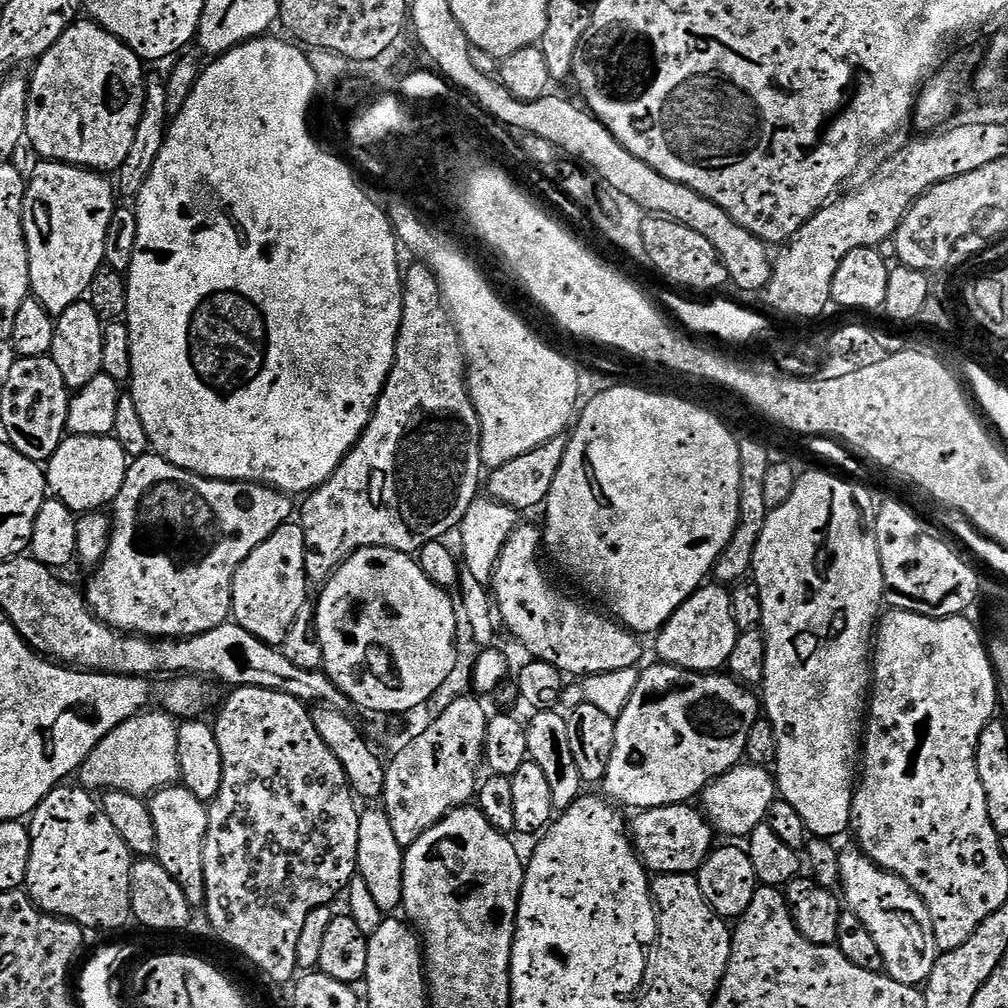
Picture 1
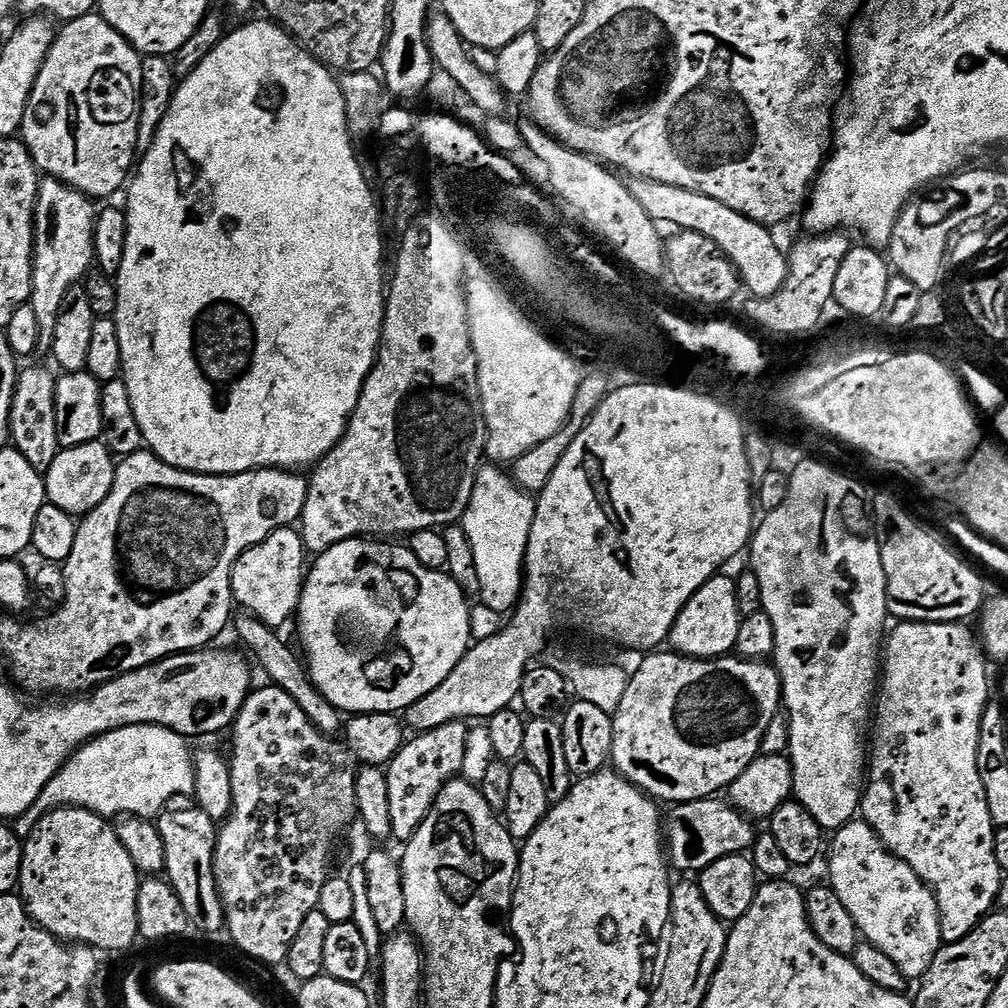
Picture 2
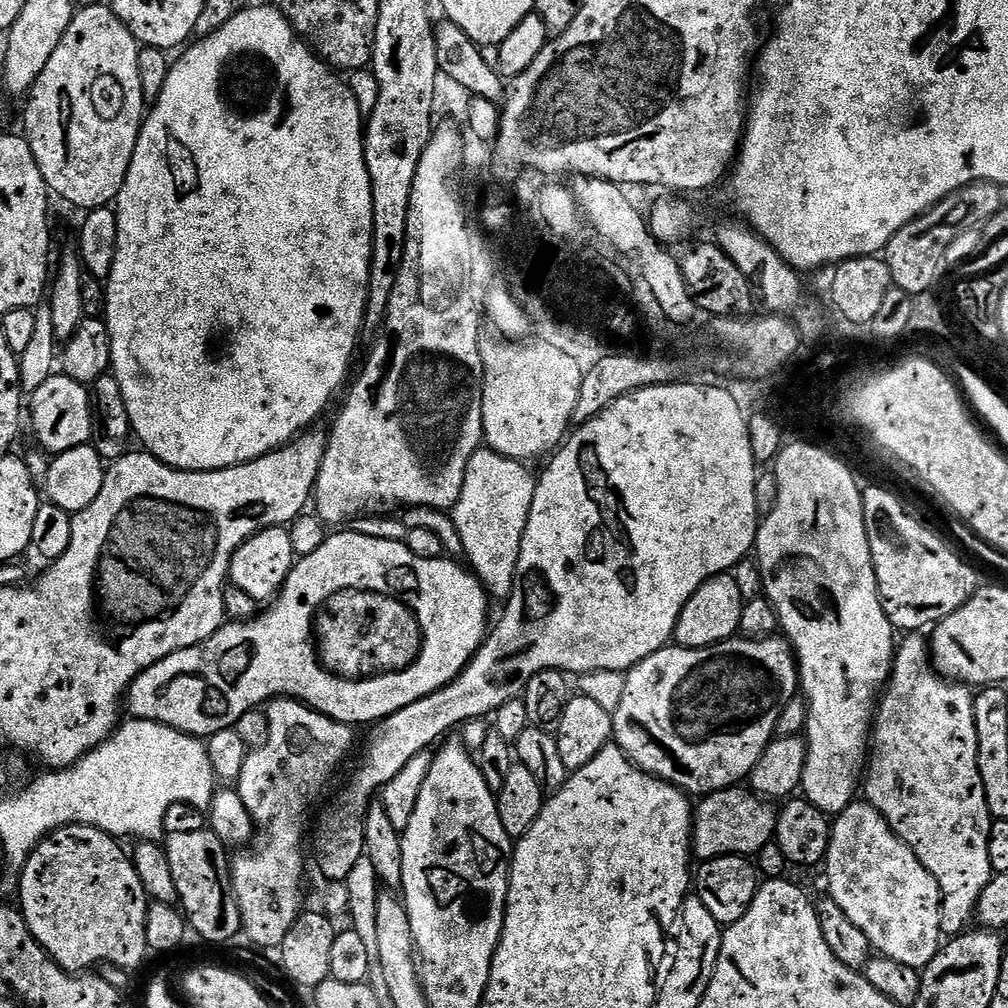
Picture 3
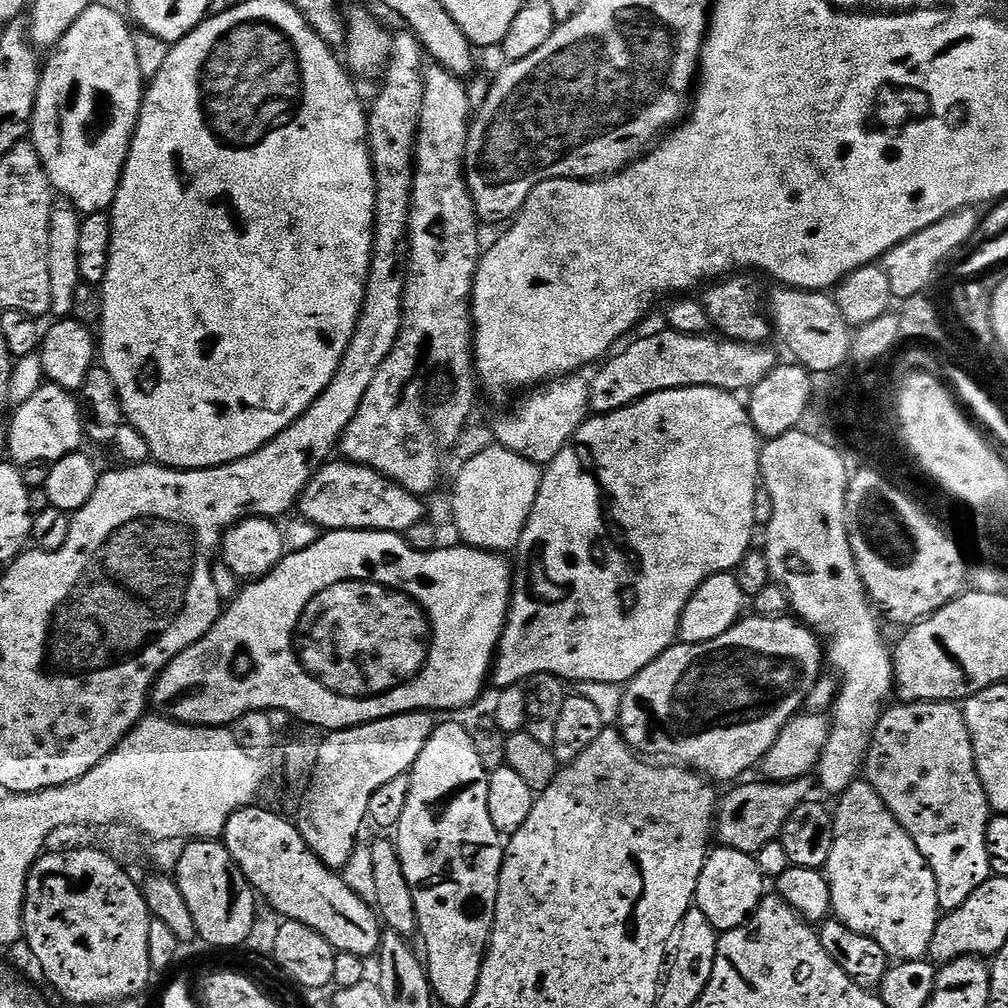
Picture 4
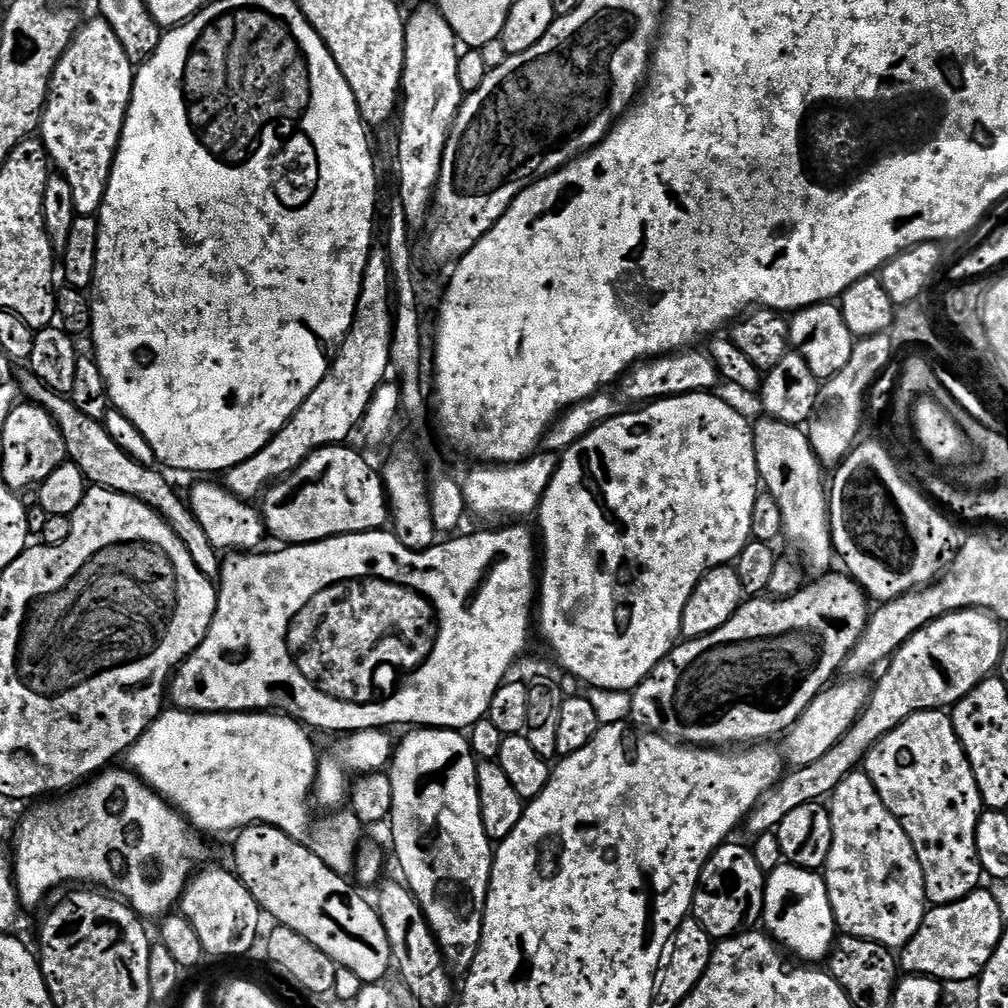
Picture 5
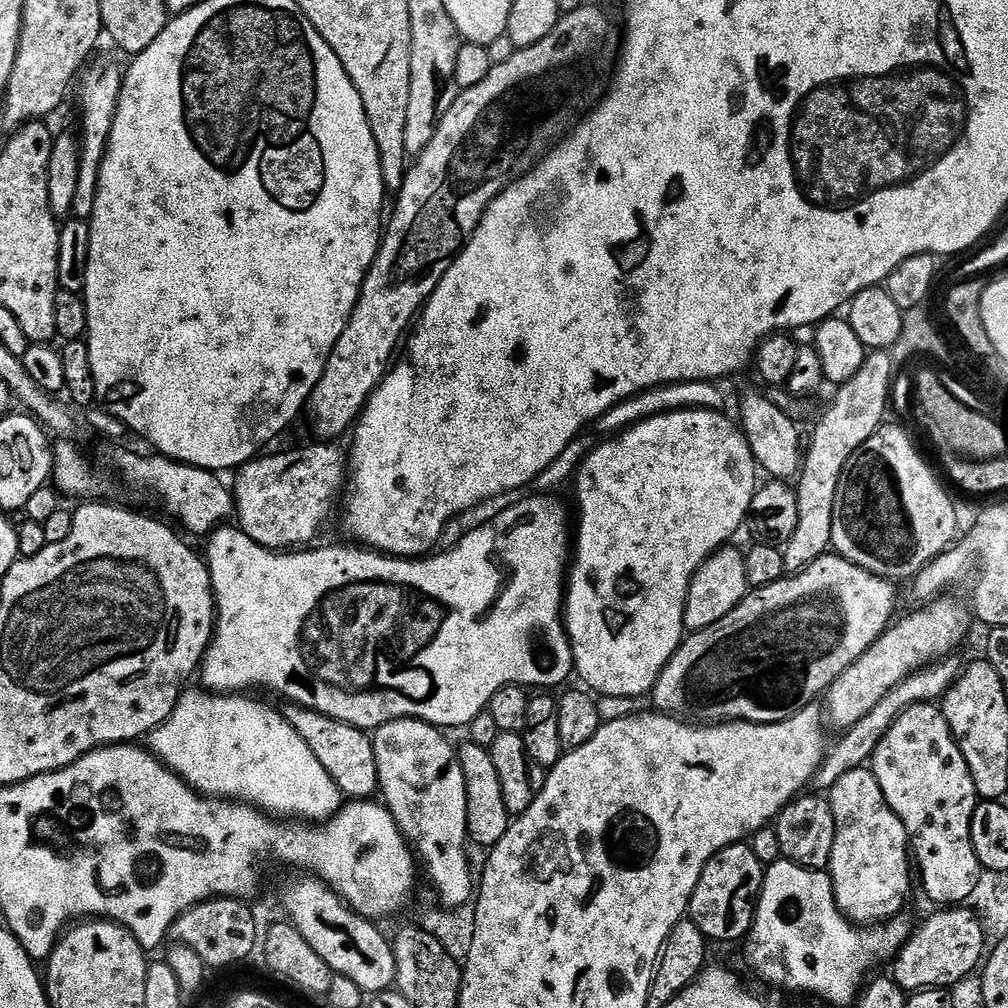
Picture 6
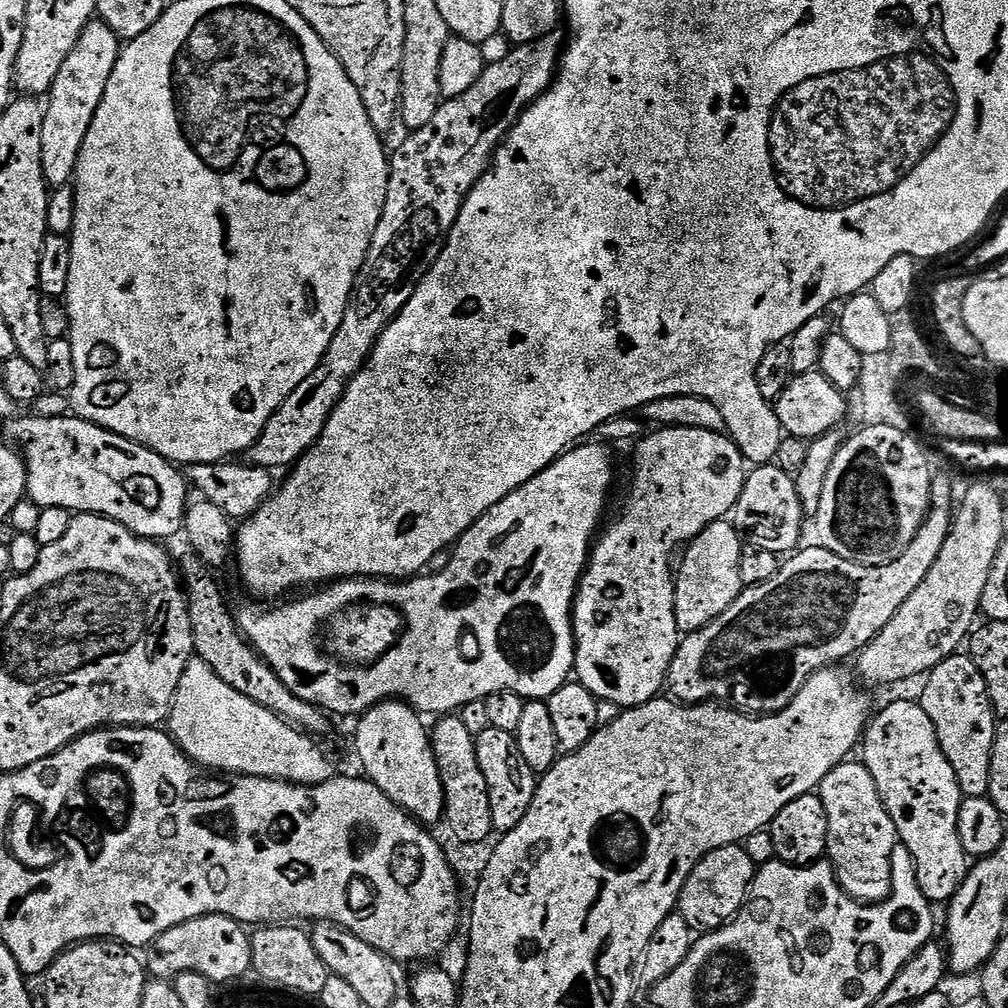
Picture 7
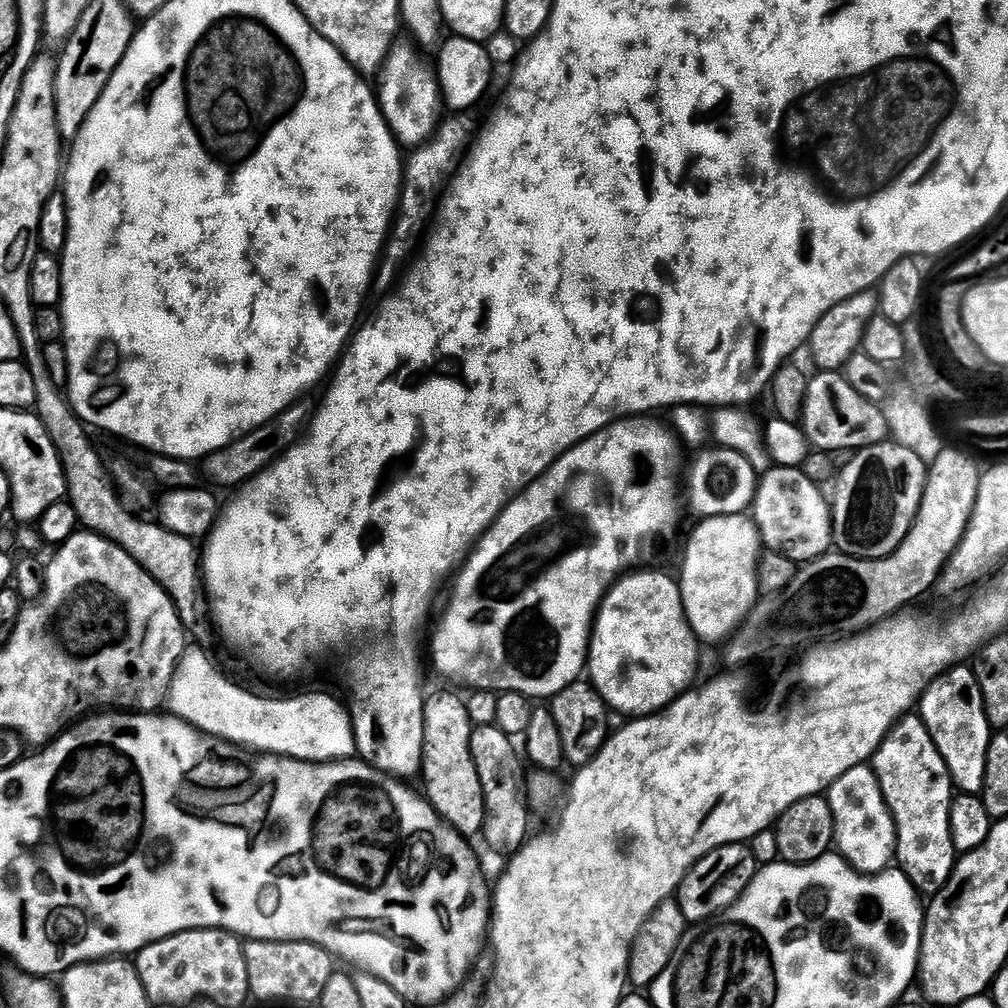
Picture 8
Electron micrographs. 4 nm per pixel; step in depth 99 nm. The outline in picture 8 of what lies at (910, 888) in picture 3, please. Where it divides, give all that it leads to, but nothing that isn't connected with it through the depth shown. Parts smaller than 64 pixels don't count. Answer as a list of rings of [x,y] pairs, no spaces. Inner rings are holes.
[[[863,763],[846,770],[846,774],[842,774],[827,789],[826,799],[834,818],[834,844],[839,855],[857,872],[875,874],[885,871],[896,854],[896,823],[871,767]]]

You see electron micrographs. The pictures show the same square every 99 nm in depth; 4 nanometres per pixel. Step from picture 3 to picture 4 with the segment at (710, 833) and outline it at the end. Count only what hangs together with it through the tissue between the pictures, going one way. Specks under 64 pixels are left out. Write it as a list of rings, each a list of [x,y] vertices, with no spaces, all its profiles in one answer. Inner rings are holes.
[[[811,775],[797,780],[763,783],[741,783],[736,786],[741,788],[734,789],[725,800],[723,797],[719,801],[714,821],[714,836],[723,847],[742,850],[749,854],[760,852],[762,846],[780,839],[780,832],[786,826],[790,814],[794,814],[798,806],[807,804],[813,799],[814,780]]]

